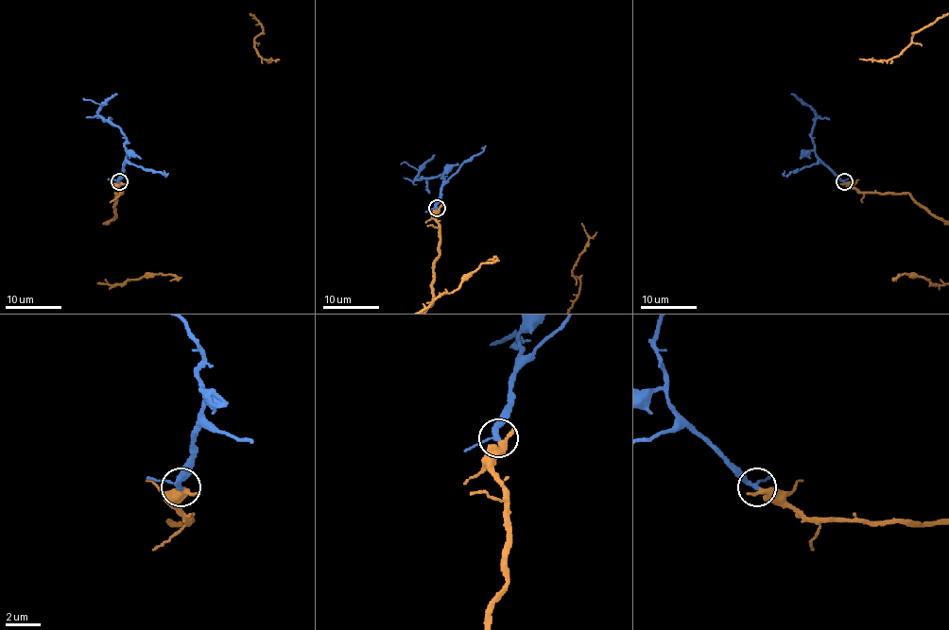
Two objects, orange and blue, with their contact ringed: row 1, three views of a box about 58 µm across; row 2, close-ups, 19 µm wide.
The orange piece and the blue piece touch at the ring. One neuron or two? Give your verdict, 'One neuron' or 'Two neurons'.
One neuron

